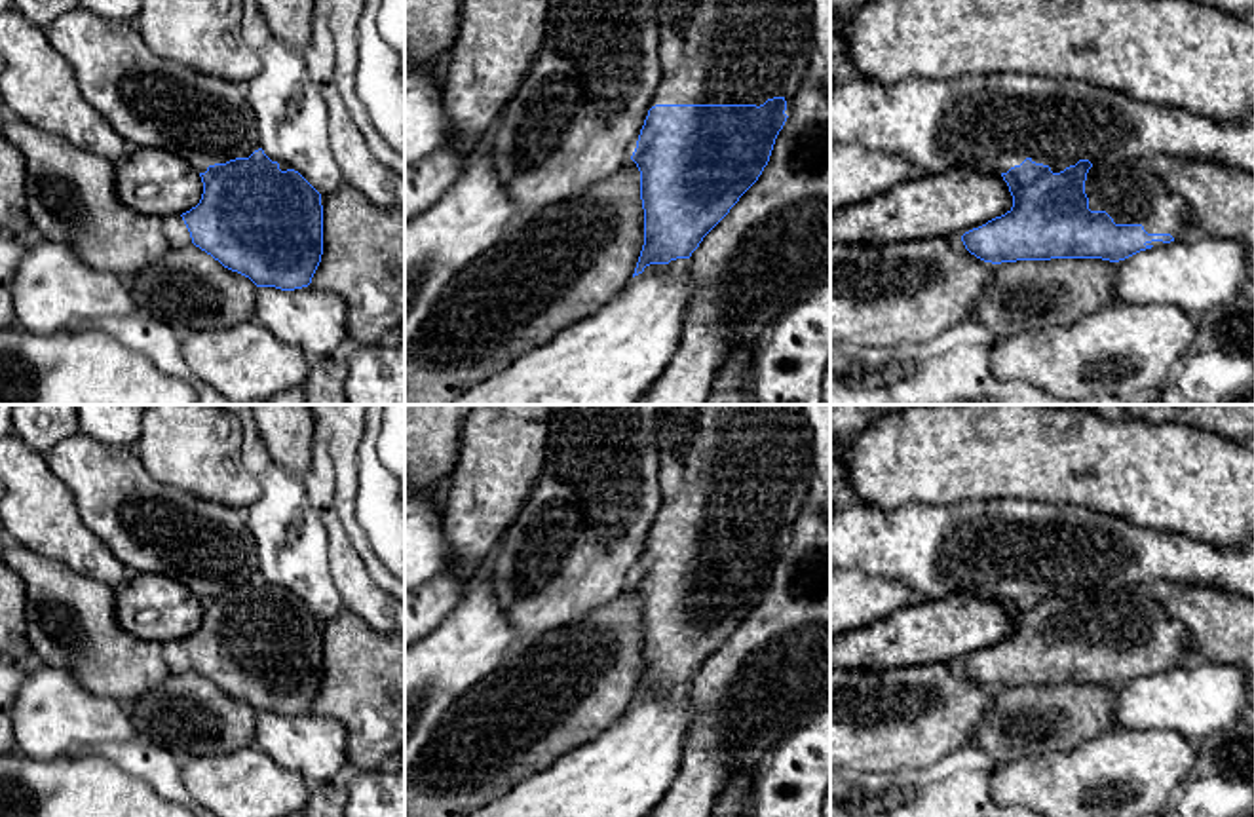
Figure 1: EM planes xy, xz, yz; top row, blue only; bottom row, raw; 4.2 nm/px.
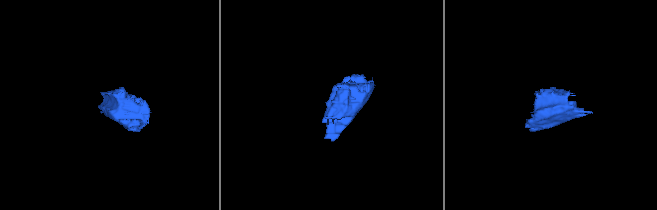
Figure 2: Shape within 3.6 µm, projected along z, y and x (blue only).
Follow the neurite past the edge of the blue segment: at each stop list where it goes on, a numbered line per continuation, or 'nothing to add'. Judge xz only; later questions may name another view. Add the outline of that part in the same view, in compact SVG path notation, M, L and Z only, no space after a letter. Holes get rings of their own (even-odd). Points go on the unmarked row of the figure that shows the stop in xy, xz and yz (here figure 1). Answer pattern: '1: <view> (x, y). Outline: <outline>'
1: xz (747, 466). Outline: M699 405L694 439L684 454L680 492L657 511L656 530L764 530L783 522L785 540L813 484L809 422L800 405Z

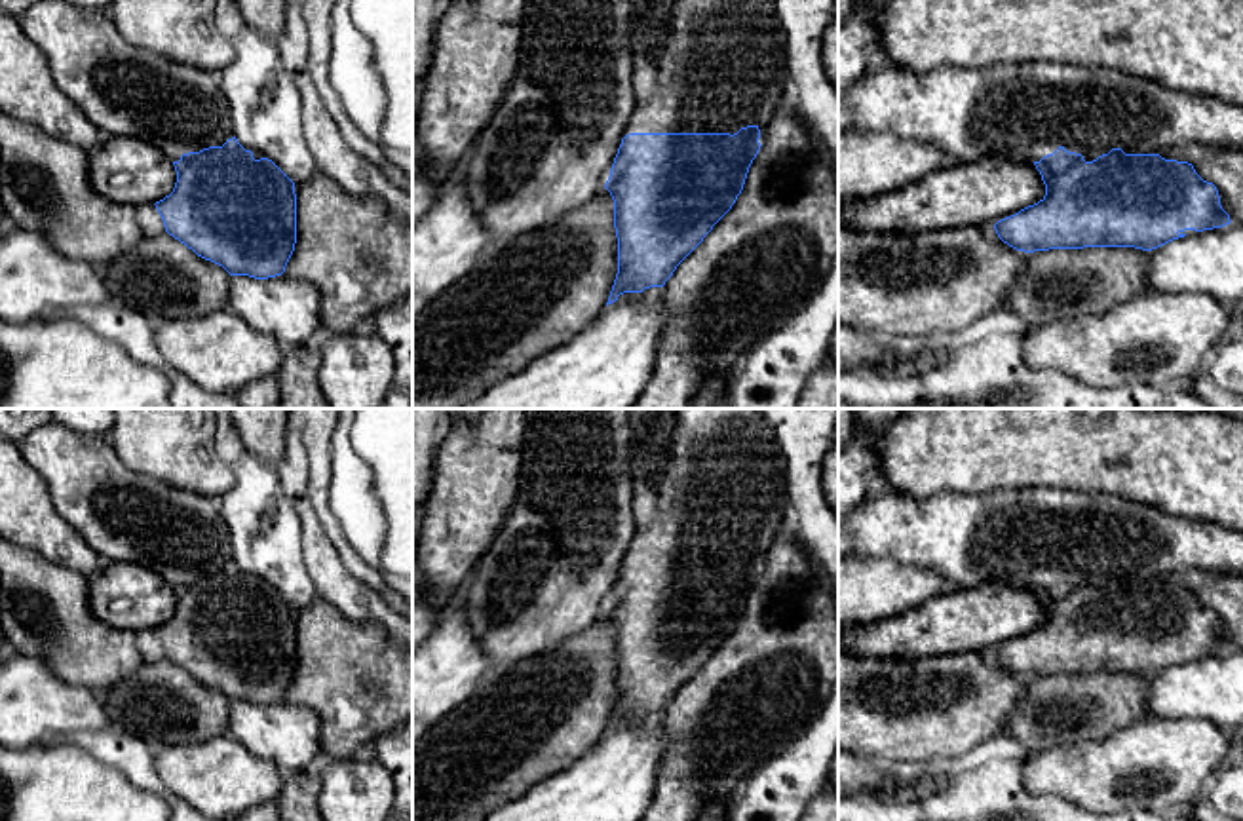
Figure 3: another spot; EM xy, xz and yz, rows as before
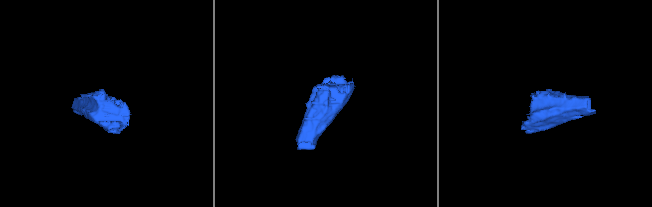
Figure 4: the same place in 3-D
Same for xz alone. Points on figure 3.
1: xz (723, 493). Outline: M673 409L667 468L658 483L654 521L631 540L629 559L737 559L756 551L758 568L787 513L785 458L774 431L749 409Z

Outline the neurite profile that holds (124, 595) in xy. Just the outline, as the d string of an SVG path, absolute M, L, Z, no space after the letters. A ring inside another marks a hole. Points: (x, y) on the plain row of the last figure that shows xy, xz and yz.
M103 563L87 599L103 623L135 635L163 625L177 608L173 587L158 572L131 563Z

